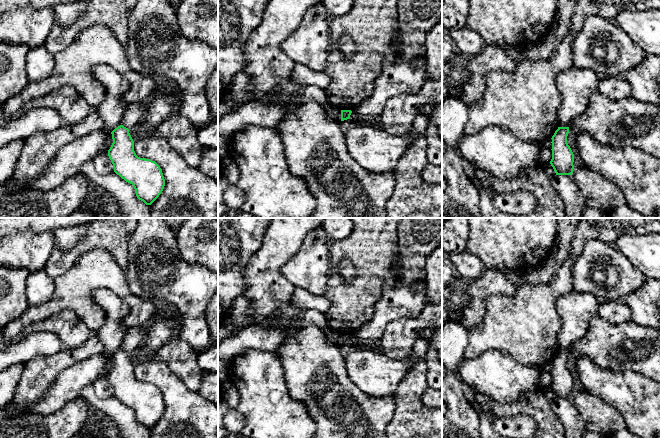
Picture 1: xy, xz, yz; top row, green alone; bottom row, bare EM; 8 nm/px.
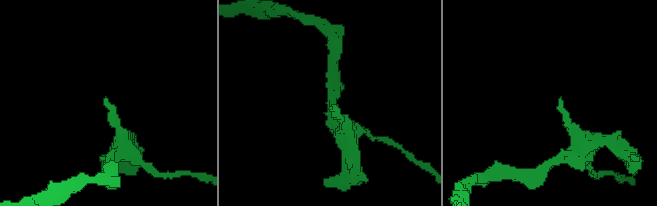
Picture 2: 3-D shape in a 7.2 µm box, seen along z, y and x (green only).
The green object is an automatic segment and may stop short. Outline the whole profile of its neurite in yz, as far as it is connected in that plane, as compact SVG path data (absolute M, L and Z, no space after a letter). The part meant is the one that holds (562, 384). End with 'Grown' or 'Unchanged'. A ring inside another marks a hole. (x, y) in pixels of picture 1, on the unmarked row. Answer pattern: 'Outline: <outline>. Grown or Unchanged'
Outline: M558 351L552 360L552 383L550 385L556 399L572 399L574 378L567 367L569 351Z. Unchanged

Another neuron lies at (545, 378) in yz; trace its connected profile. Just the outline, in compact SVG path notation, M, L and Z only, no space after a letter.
M541 369L539 372L539 380L537 384L537 389L546 390L550 387L552 383L552 374Z

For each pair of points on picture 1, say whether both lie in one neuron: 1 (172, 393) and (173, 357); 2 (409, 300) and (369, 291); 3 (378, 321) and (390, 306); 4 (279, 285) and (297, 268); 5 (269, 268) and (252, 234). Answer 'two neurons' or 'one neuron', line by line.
1: two neurons
2: two neurons
3: one neuron
4: two neurons
5: two neurons

